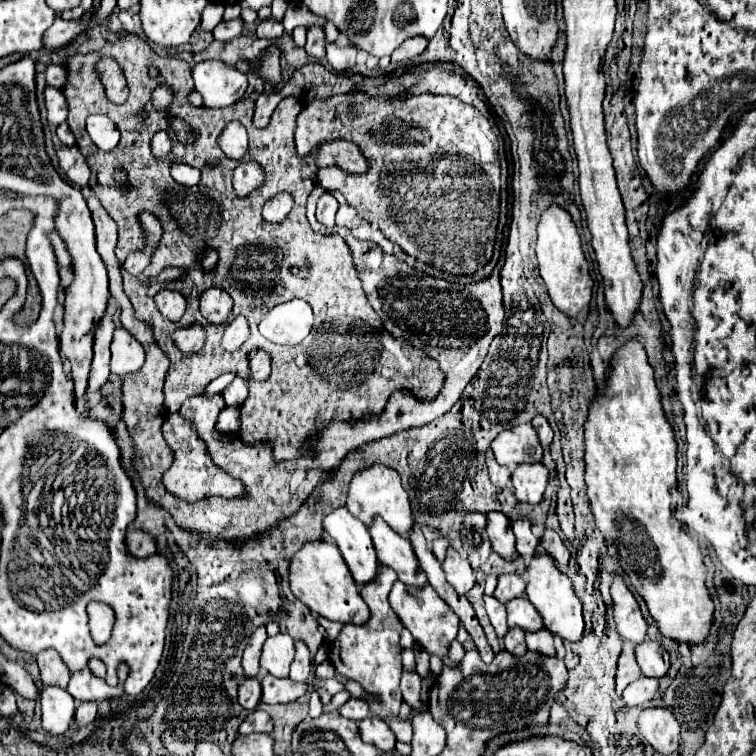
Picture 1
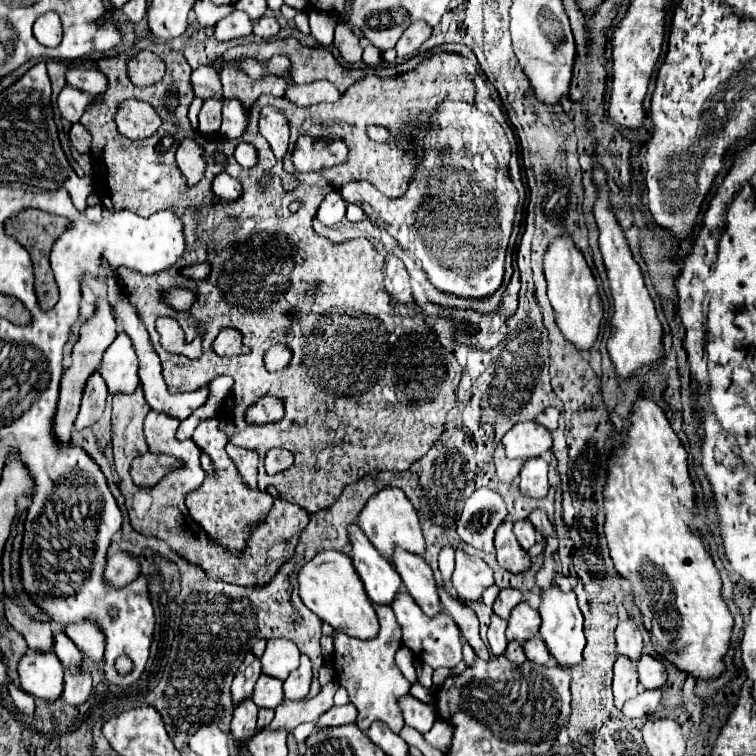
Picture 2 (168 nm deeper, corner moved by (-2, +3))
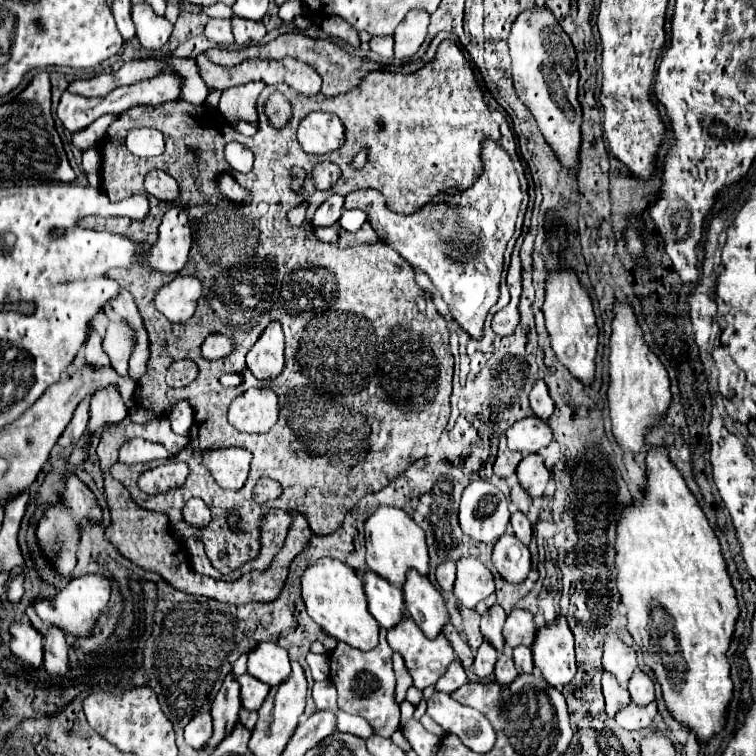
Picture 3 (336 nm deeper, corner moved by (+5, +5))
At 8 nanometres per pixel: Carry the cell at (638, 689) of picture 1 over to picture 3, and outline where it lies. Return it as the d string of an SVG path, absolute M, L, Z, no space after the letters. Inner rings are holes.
M654 701L650 705L646 705L646 707L638 707L638 705L632 703L630 707L624 707L616 715L616 723L626 731L636 731L636 729L650 727L654 717L656 717L656 703Z

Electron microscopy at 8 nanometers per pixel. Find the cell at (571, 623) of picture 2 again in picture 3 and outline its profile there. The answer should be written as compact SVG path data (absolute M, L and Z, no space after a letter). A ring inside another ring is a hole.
M558 617L554 625L538 629L532 645L532 657L548 685L562 689L572 681L576 675L574 635L570 633L564 617Z

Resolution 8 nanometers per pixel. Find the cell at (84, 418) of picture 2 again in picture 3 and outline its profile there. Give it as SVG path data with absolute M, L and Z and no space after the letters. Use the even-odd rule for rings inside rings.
M82 401L82 405L78 405L70 425L66 427L66 431L58 439L60 447L64 447L64 449L66 447L74 447L82 439L82 435L86 431L86 425L88 425L88 405L90 405L88 401Z

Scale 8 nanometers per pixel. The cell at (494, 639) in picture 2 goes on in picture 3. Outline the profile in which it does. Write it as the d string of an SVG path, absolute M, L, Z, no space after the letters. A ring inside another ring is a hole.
M486 641L480 645L478 653L476 653L476 659L474 659L474 669L476 669L476 677L480 681L486 681L486 679L492 679L494 675L494 663L496 663L496 649L490 647Z

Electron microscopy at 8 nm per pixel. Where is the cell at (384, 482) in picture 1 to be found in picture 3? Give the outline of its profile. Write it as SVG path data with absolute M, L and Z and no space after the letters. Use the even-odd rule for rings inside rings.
M380 507L374 515L366 519L366 567L374 573L380 573L382 579L392 585L404 585L408 569L416 569L420 575L428 575L428 547L424 541L424 531L410 519L402 509Z

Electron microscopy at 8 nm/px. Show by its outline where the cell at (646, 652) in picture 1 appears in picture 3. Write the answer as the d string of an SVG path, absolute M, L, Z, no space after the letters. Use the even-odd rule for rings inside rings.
M634 671L632 679L628 681L628 691L630 691L630 697L636 705L648 705L654 701L654 683L652 679L642 673L642 671Z

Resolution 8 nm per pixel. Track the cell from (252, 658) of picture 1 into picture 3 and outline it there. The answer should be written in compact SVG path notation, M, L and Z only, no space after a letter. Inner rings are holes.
M228 675L222 689L218 691L214 703L212 703L212 719L214 719L214 733L210 737L210 743L206 743L206 751L212 751L220 745L220 741L230 735L234 729L234 723L238 723L240 713L240 685L234 679L234 675Z

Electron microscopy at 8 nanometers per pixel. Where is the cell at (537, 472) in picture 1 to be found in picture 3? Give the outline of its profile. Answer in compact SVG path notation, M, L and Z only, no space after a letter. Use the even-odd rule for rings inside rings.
M534 453L534 455L524 457L518 465L518 479L530 497L534 497L534 499L542 497L544 489L550 481L550 471L546 469L542 455Z

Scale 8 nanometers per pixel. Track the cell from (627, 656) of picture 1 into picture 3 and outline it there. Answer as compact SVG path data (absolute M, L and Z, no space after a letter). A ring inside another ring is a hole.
M604 673L604 677L602 677L602 693L606 699L606 715L608 717L614 717L622 707L630 705L628 691L622 685L618 685L610 673Z

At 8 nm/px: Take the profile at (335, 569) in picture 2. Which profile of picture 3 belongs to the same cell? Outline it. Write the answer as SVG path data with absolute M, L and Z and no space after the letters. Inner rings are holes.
M326 557L310 565L302 577L302 599L306 603L308 615L336 641L344 641L360 651L370 651L378 645L380 625L374 621L374 617L370 617L370 611L366 609L362 579L342 561Z

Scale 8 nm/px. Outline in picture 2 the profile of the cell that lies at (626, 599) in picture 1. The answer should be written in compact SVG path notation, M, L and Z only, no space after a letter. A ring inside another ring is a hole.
M631 615L619 621L615 629L615 639L617 639L617 653L629 655L633 661L639 661L643 653L643 637Z

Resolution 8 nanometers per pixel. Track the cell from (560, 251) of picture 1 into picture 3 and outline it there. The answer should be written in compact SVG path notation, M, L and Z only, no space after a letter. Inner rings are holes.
M564 271L564 273L552 273L548 277L544 317L554 355L572 373L572 377L576 377L584 387L588 387L594 381L594 371L596 371L598 327L596 327L592 301L574 273Z

